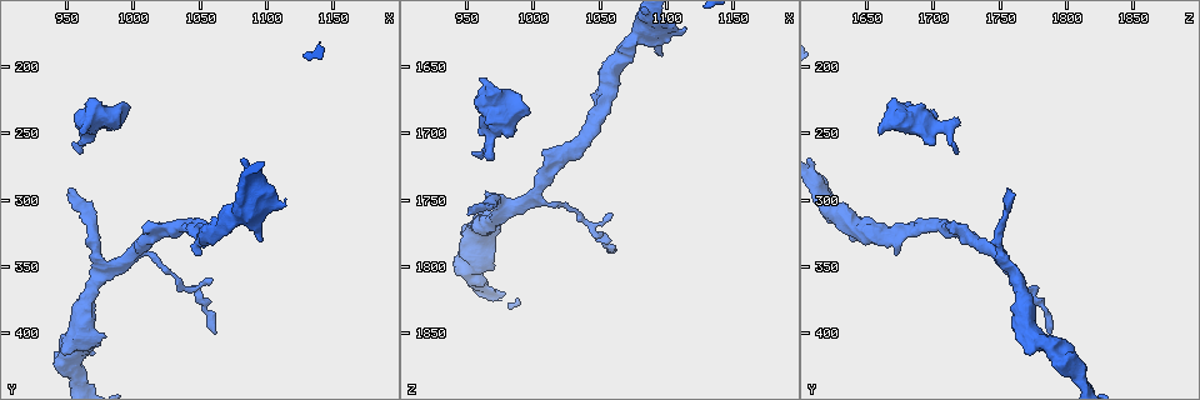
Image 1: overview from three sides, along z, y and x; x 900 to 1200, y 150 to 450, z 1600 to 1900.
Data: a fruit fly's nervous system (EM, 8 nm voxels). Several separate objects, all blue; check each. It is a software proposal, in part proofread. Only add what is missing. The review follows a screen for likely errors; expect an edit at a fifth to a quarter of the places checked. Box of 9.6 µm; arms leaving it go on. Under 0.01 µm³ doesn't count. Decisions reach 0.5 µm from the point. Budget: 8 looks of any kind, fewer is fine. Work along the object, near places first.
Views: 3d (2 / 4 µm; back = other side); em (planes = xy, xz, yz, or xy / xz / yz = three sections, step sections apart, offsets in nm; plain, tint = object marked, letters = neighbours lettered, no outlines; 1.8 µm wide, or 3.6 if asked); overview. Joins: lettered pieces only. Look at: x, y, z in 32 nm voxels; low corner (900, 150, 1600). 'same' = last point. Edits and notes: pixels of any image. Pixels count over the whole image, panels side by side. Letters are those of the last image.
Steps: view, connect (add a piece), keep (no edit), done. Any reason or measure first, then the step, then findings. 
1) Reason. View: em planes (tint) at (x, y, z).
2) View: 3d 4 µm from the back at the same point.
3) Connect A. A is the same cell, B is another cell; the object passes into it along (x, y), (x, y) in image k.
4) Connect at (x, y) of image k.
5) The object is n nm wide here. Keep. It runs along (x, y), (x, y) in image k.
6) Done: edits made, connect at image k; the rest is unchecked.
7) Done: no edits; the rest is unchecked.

Branch stops here. View: em planes (letters) at (962, 250, 1658).

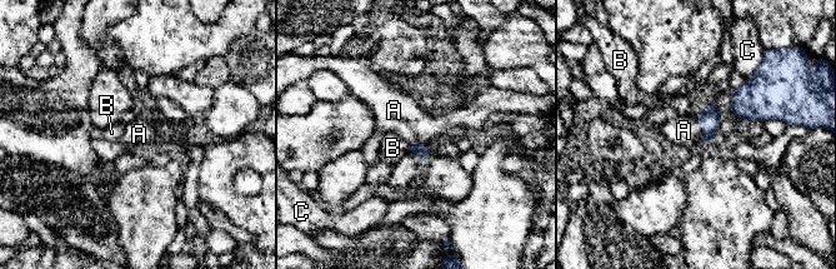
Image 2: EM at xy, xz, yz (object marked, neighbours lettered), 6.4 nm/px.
Connect A. A is the same cell, B and C are other cells; the object passes into it along (709, 120), (702, 130), (684, 130) in image 2; the neuron continues.

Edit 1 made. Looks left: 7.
An open end. View: em 3.6 µm xy step 16 (letters) at (952, 292, 1754).

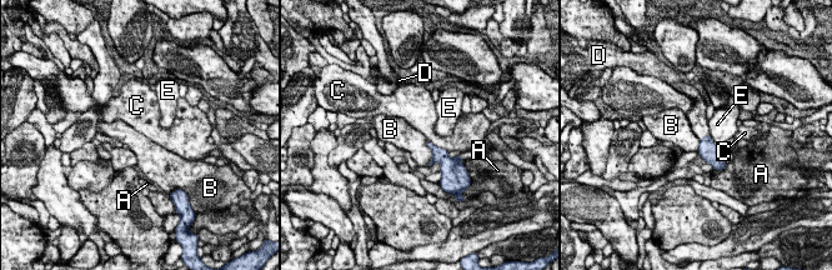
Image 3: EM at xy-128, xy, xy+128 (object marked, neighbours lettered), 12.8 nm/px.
Connect D. D is the same cell, A, B, C and E are other cells; the object passes into it along (707, 150), (705, 136), (697, 119) in image 3; the neuron continues.

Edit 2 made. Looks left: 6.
Thin end. View: em planes (letters) at (1062, 398, 1790).

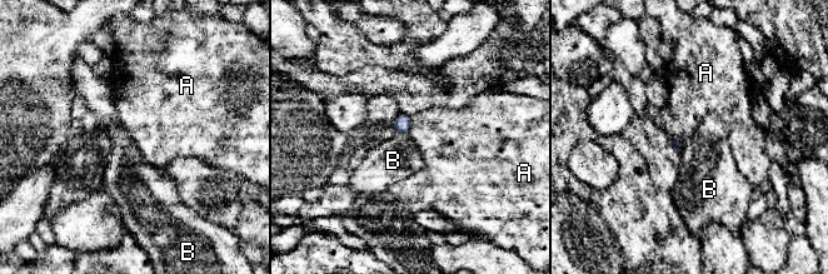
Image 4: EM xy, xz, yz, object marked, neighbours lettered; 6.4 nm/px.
The longest contact is with A, 110 nm. Keep. A and B are other cells; a border runs along (409, 116), (409, 129), (407, 131) in image 4; none of them fits.

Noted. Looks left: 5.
Done: edits made, connect at image 2, connect at image 3; the rest is unchecked.

